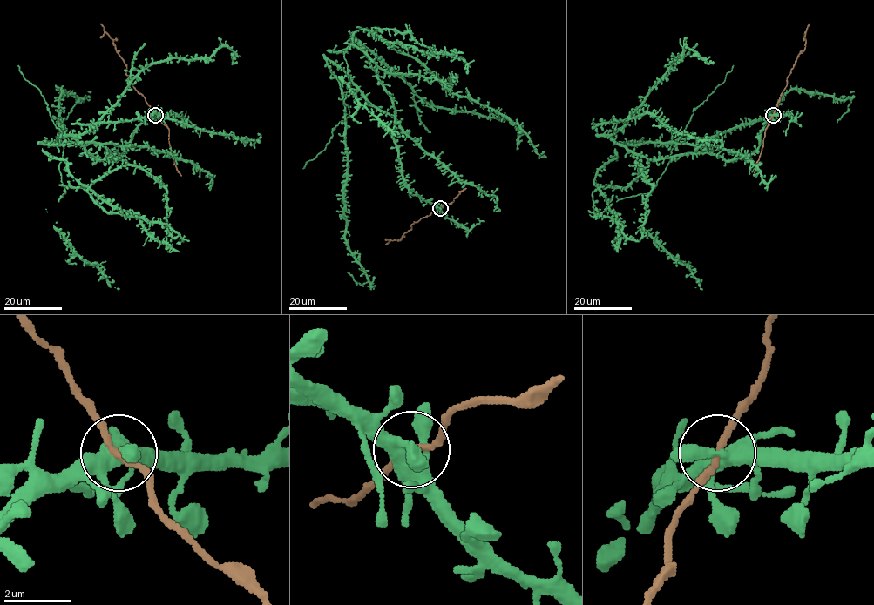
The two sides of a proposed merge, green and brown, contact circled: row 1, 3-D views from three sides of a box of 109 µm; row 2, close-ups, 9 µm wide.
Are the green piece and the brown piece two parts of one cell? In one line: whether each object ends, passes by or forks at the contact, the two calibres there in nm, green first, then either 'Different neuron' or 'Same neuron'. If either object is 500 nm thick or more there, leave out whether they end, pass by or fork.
At the ring green forks. At the ring brown passes by. Thickness 440 nm (green) against 170 nm. Same neuron

